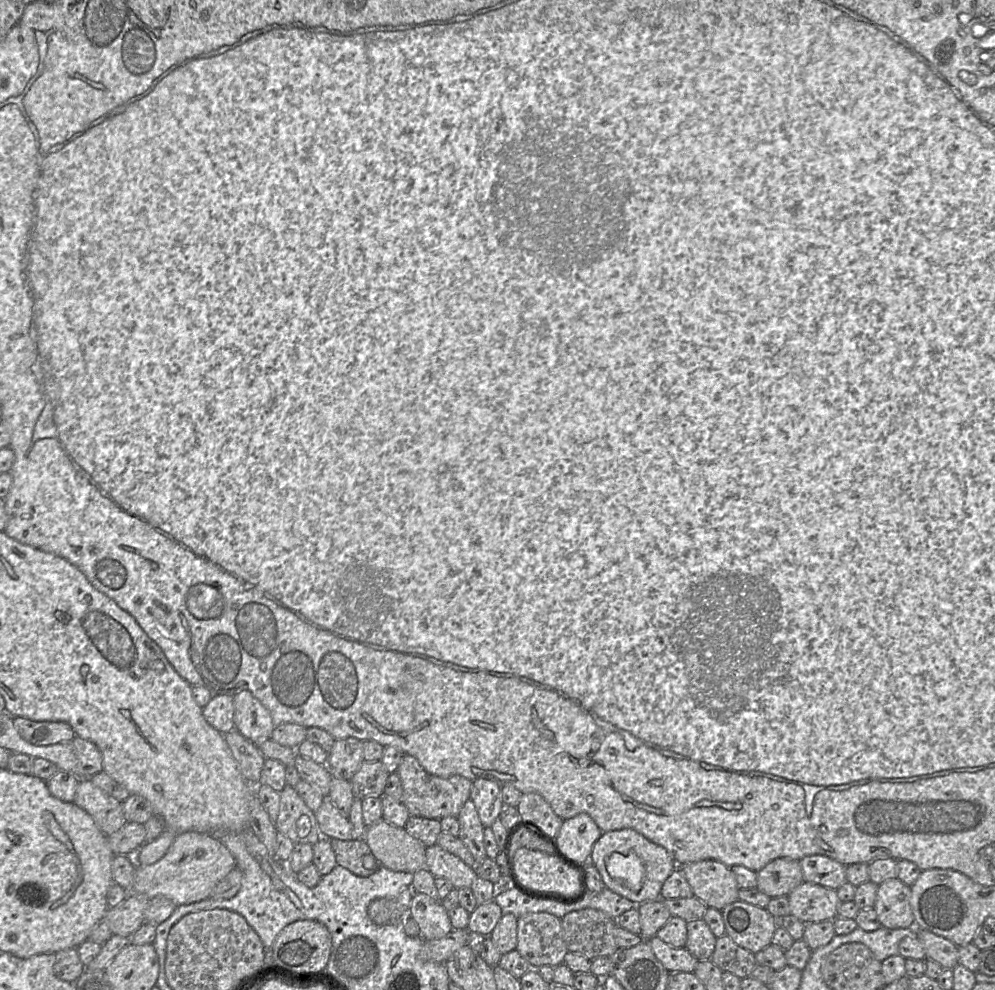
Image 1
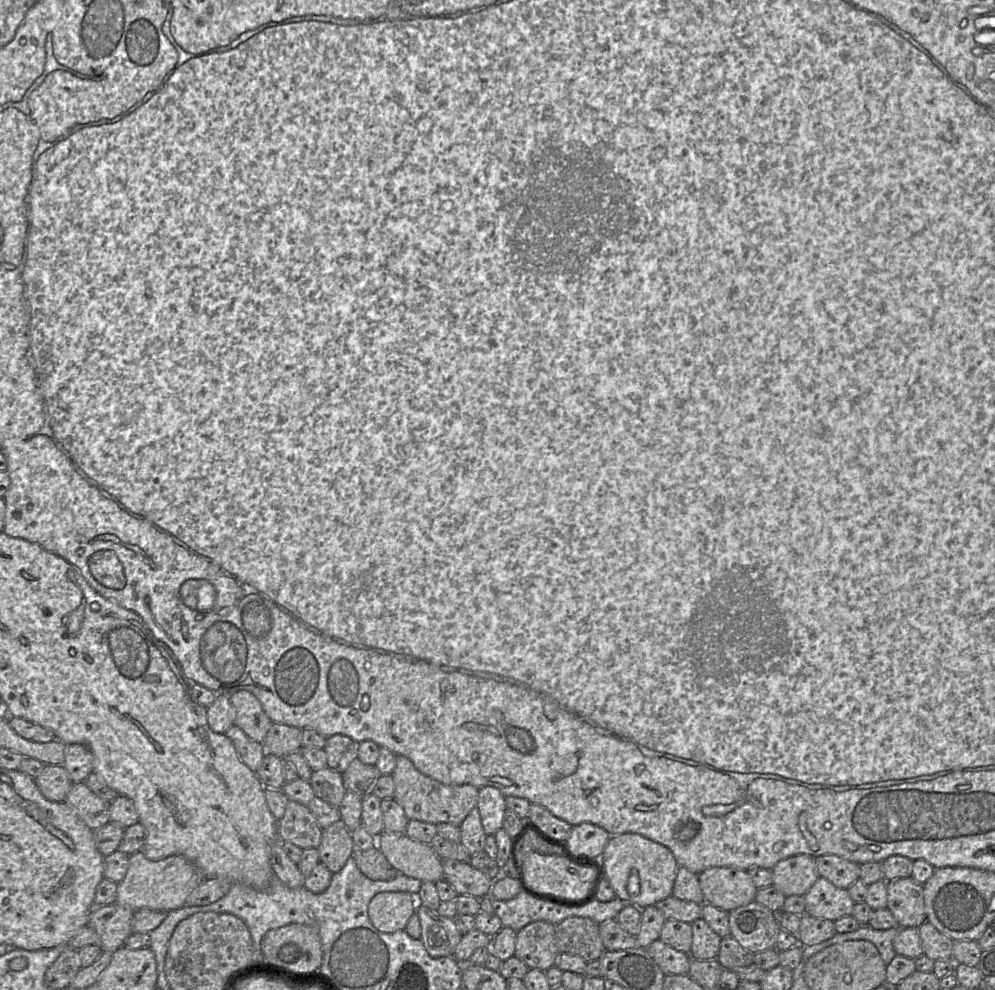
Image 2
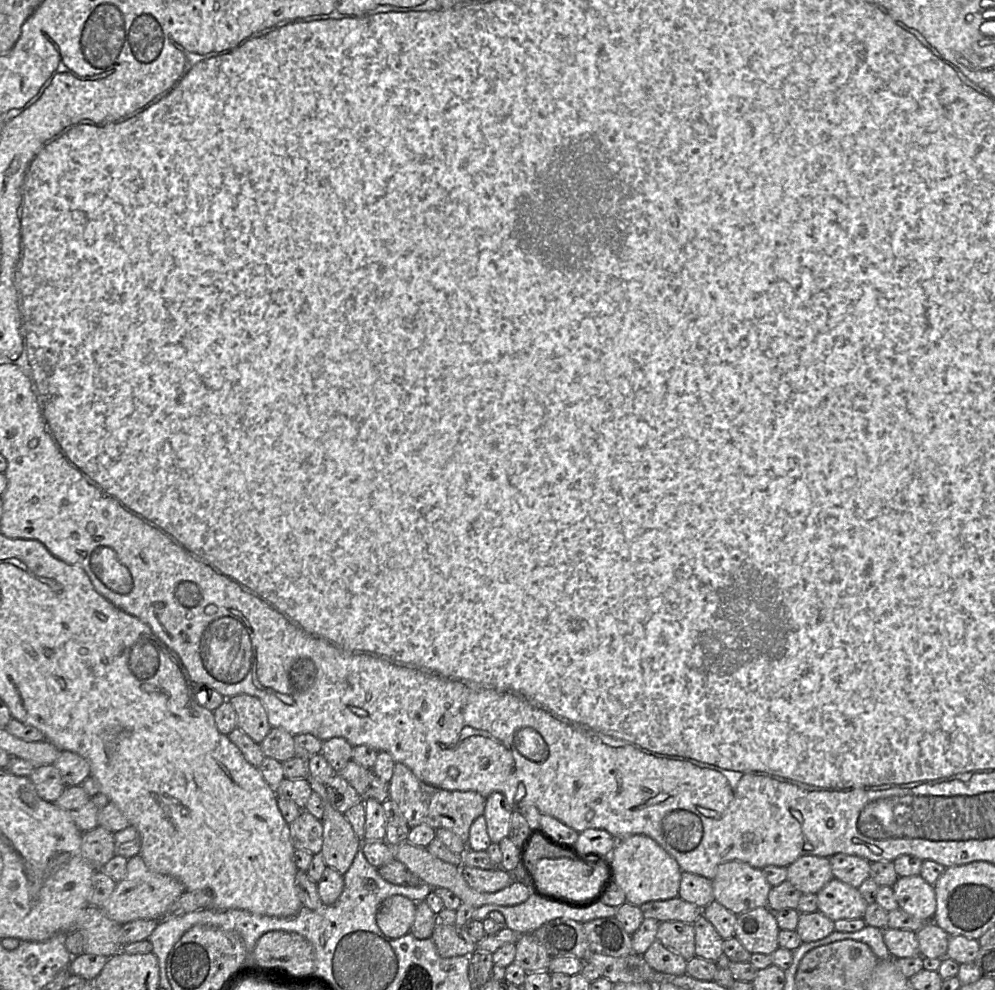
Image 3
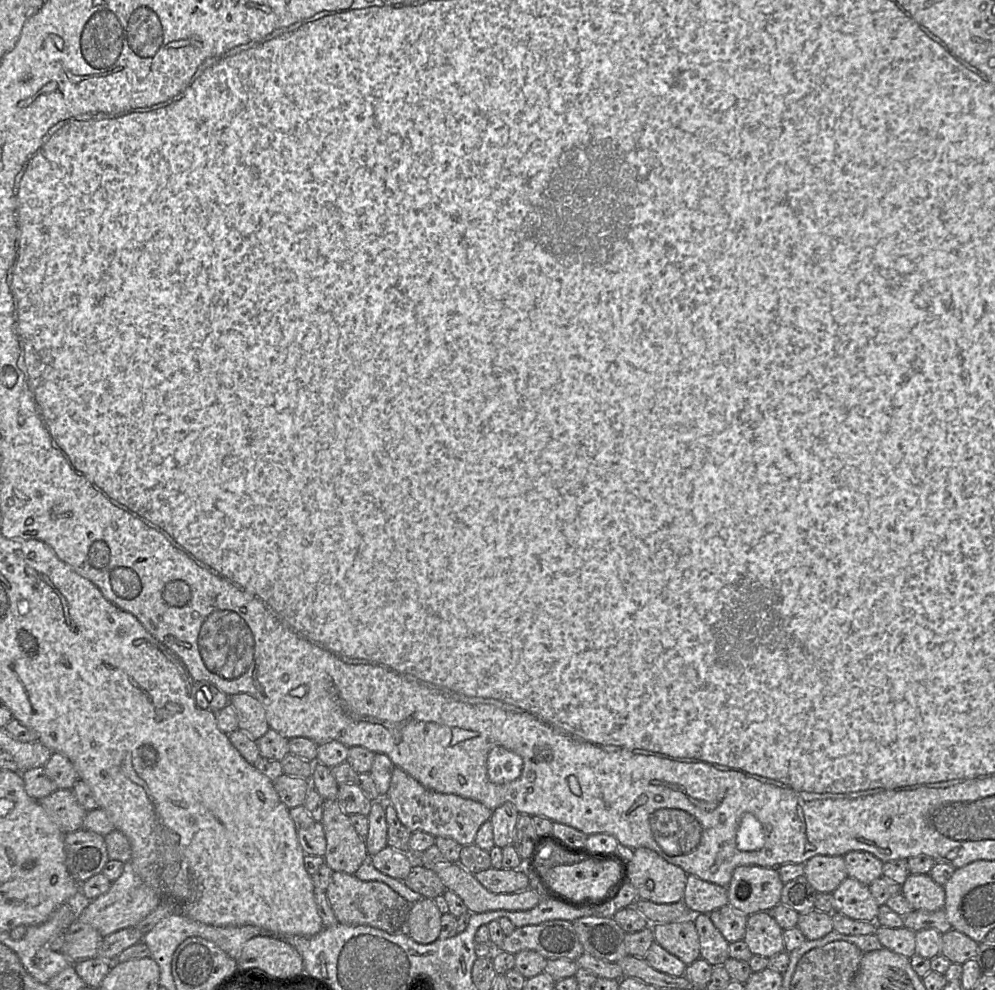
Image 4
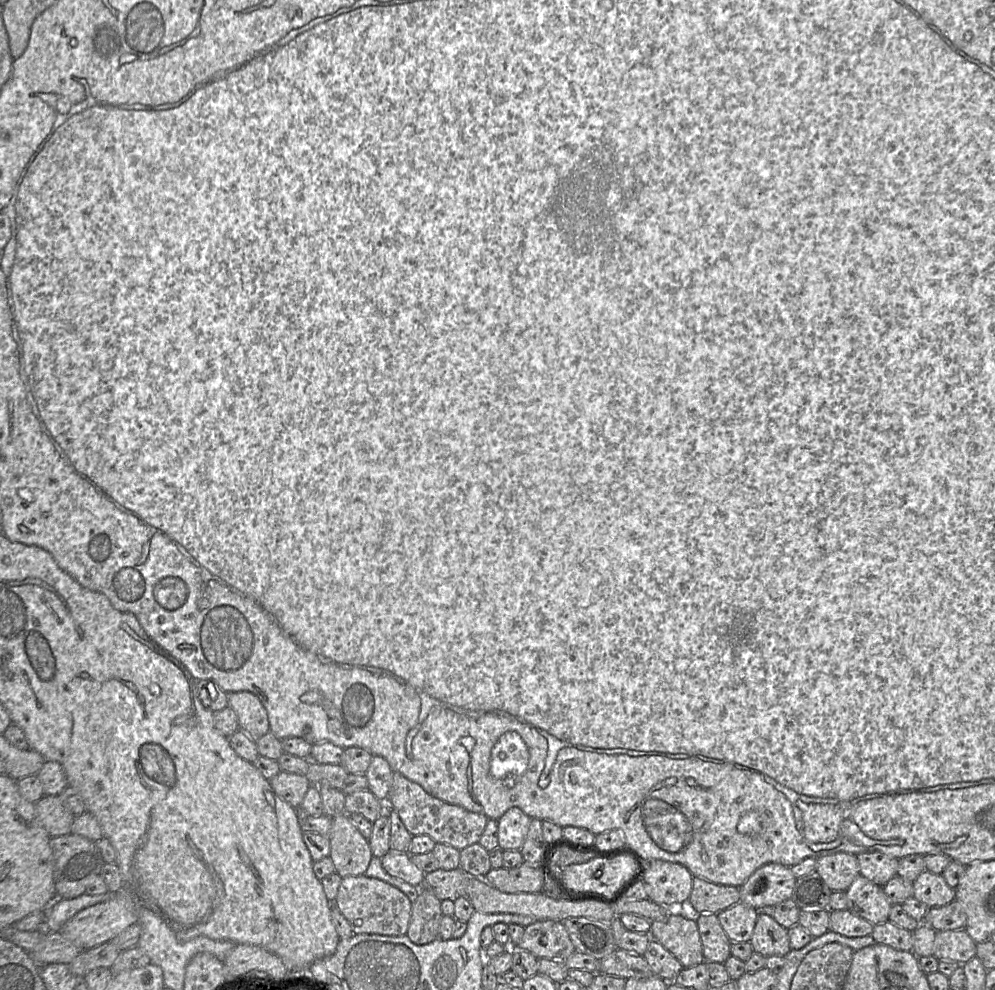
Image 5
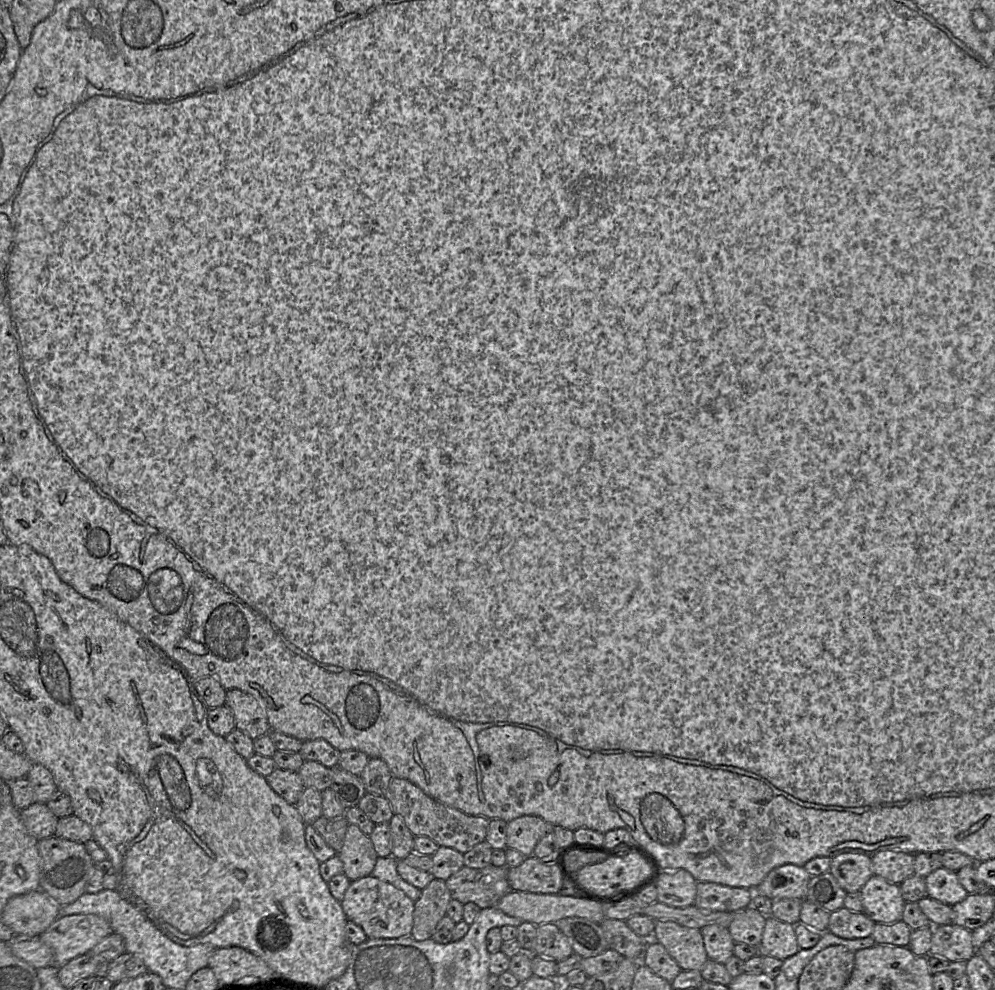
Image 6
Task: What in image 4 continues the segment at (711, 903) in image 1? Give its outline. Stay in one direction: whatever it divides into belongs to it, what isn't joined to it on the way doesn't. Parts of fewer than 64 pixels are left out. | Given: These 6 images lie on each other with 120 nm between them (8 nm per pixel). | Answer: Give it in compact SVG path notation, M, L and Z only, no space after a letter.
M739 866L727 886L728 904L746 916L773 910L780 903L783 885L776 868Z

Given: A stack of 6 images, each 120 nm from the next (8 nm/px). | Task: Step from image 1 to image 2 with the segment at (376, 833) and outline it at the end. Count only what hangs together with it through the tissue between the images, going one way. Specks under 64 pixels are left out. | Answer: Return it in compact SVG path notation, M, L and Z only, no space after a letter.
M384 830L377 837L377 847L405 876L434 883L443 879L442 859L430 844L421 843L405 833Z

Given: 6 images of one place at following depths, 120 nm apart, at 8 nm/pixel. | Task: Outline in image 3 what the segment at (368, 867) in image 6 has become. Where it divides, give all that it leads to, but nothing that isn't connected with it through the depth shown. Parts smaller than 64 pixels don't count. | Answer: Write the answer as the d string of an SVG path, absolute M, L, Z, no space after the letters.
M308 776L307 779L312 791L320 796L324 806L324 815L321 819L322 856L327 866L344 875L359 849L362 850L363 841L357 837L345 815L332 806L325 784L312 776Z

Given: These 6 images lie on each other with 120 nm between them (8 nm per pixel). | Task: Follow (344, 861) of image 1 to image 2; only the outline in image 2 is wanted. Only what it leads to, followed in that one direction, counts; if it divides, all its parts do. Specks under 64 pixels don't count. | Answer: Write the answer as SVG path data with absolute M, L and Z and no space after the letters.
M377 846L366 850L354 848L352 857L362 874L373 881L392 880L399 874Z

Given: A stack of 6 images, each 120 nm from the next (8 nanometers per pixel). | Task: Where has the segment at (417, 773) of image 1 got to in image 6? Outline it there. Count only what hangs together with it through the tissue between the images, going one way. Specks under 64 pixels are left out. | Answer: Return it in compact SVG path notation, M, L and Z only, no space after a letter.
M393 777L384 796L389 801L394 814L403 817L405 824L415 837L428 837L437 845L455 849L462 854L486 839L490 819L470 816L442 804L428 796L409 780Z

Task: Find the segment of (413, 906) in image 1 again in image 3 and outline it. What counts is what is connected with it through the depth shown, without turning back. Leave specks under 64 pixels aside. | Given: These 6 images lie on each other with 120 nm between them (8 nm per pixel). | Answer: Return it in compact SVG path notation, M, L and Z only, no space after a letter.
M436 924L430 937L443 958L469 957L476 951L476 942L465 931L465 927Z

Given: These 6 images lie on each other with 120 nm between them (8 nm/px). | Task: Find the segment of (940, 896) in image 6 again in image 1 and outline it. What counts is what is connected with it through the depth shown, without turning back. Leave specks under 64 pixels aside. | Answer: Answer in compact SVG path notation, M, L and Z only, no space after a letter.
M898 878L888 879L879 885L873 909L883 927L915 928L915 917L911 907L911 886Z

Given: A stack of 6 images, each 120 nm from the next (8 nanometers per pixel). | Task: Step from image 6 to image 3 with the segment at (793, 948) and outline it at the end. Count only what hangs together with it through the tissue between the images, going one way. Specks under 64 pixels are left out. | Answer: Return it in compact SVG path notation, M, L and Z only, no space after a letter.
M759 907L736 916L734 937L750 954L772 955L779 947L775 912Z

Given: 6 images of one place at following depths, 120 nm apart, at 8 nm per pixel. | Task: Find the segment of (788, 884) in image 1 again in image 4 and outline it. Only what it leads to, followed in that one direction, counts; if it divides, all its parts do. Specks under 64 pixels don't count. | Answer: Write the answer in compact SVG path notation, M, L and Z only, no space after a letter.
M813 856L804 864L804 876L817 893L832 893L848 877L844 857Z

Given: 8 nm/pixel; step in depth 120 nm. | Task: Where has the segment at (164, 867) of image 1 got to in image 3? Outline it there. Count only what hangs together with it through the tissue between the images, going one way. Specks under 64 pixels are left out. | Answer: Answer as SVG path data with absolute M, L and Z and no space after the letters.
M137 854L128 859L125 878L116 884L113 893L100 909L119 925L140 919L161 920L185 891L177 879L151 871Z

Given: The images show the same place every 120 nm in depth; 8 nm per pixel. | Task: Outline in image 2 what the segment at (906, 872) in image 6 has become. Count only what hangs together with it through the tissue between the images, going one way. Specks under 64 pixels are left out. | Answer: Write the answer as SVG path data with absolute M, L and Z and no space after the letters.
M829 854L815 859L819 876L836 887L848 889L860 877L860 864Z

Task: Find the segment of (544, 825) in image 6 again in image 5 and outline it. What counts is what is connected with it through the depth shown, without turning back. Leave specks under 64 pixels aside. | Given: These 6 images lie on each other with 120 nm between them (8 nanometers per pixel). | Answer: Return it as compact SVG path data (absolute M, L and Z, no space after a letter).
M513 807L497 820L501 850L520 850L528 833L531 818L520 808Z

